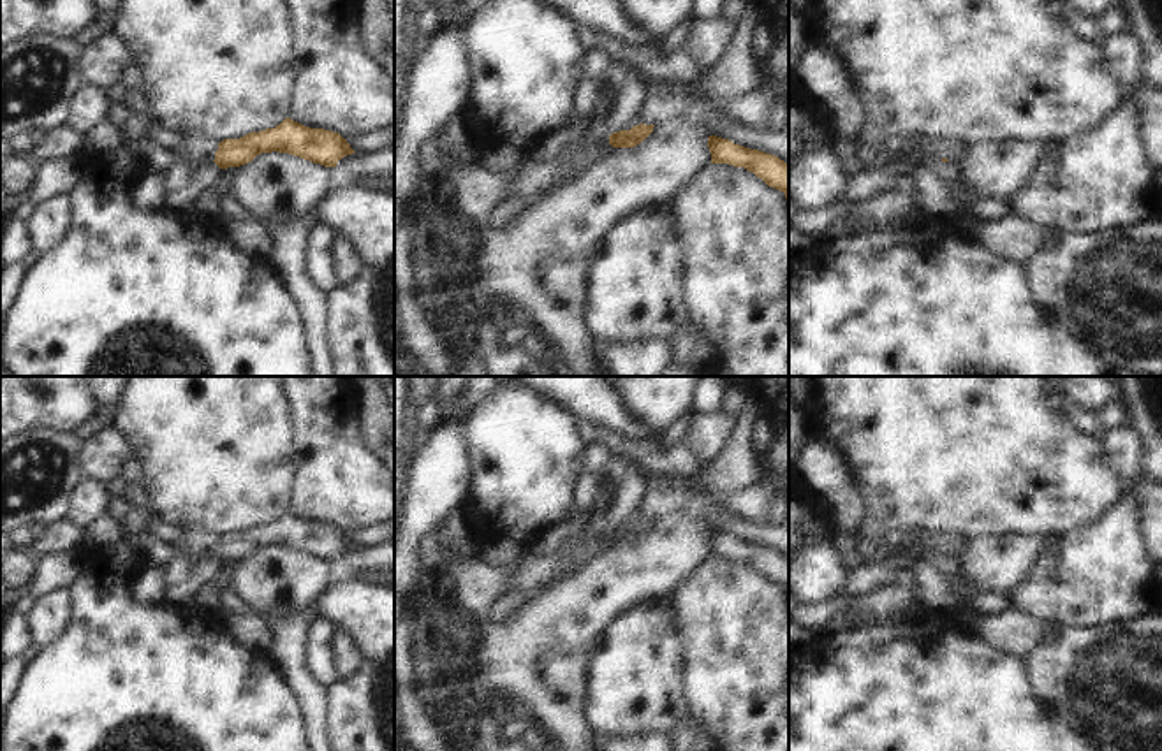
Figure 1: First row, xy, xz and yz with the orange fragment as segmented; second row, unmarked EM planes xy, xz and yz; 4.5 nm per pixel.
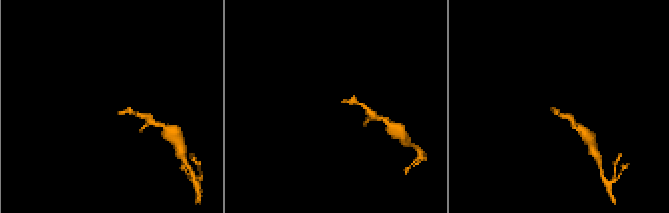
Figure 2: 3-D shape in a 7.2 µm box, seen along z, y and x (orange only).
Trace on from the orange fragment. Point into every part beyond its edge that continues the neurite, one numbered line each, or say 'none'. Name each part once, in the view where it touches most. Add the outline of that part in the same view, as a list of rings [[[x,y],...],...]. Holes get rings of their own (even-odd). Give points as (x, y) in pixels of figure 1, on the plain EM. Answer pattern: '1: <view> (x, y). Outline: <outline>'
1: xy (196, 542). Outline: [[[190,531],[185,533],[180,542],[174,543],[174,547],[181,554],[215,554],[215,547],[218,543],[218,536],[206,531]]]

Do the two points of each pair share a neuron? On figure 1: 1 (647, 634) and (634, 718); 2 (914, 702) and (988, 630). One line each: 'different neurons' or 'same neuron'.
1: same neuron
2: different neurons

